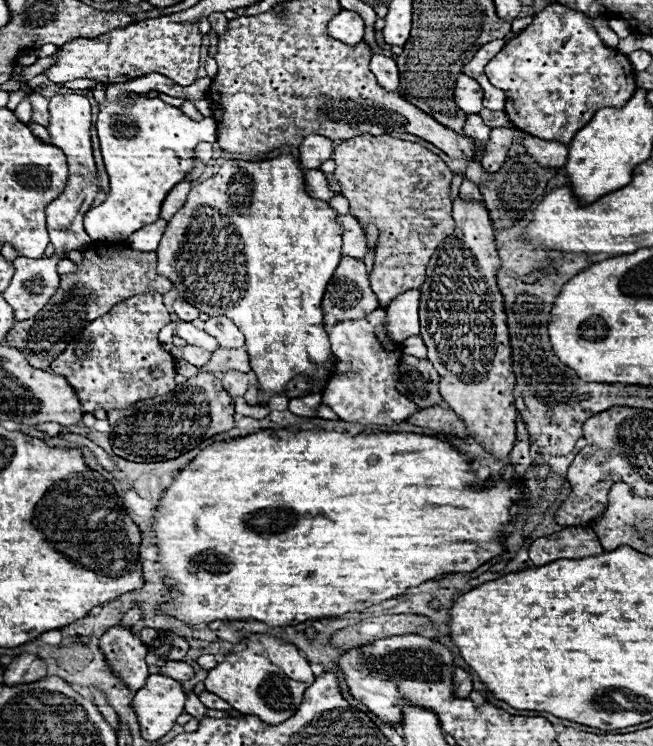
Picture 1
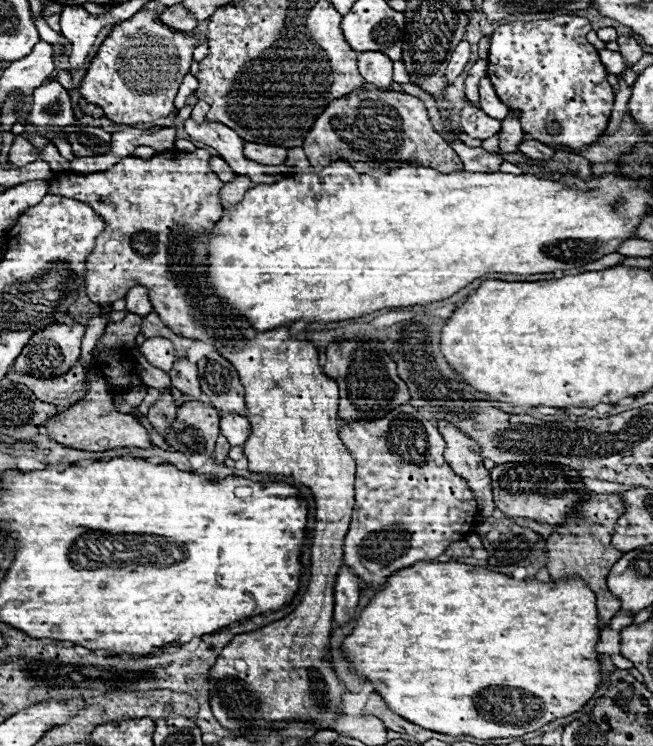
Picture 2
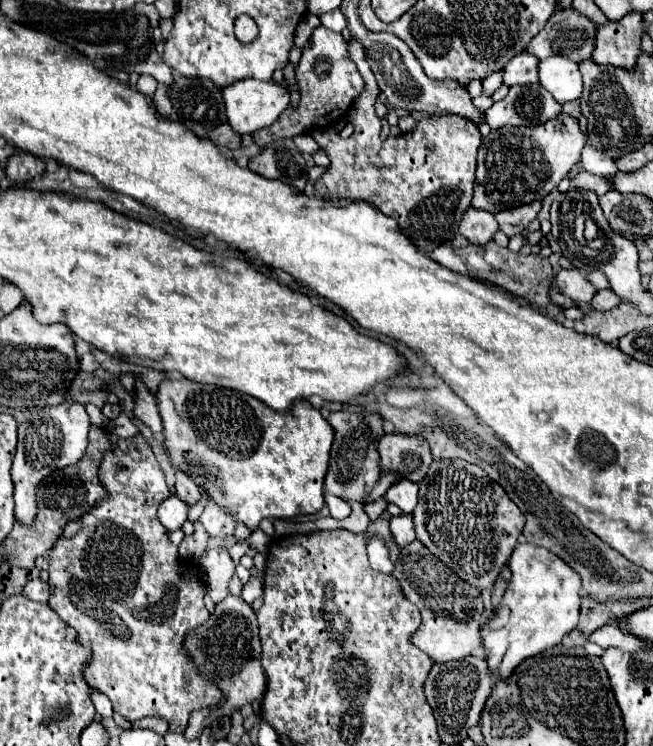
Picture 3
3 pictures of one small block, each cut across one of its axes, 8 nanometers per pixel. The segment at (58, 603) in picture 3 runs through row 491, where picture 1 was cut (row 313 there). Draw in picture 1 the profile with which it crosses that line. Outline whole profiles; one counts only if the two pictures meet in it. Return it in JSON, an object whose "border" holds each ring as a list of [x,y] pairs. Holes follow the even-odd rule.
{"border":[[[148,292],[132,296],[114,306],[106,316],[90,322],[82,336],[68,344],[68,348],[50,364],[50,372],[64,376],[76,390],[82,410],[126,410],[138,400],[162,396],[174,390],[176,366],[170,352],[158,342],[158,332],[170,322],[170,314],[162,304],[162,294]],[[160,368],[162,376],[154,378],[152,370]]]}

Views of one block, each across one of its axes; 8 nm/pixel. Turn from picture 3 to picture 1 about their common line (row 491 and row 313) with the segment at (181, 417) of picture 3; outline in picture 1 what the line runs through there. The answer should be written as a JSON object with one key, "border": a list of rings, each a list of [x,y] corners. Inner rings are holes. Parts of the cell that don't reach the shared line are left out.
{"border":[[[276,156],[272,160],[264,160],[264,162],[242,162],[242,160],[228,160],[222,164],[220,172],[214,174],[212,178],[196,184],[190,190],[190,196],[186,200],[186,204],[174,214],[174,218],[168,222],[166,232],[160,240],[158,246],[158,274],[166,276],[174,288],[180,292],[180,296],[184,300],[190,300],[190,304],[194,304],[194,308],[198,308],[200,312],[208,314],[208,316],[228,316],[230,320],[234,320],[234,324],[238,324],[240,332],[246,336],[246,352],[250,358],[250,366],[252,372],[258,378],[258,396],[260,396],[260,404],[266,404],[272,396],[282,396],[286,392],[286,384],[290,380],[294,380],[296,376],[310,376],[312,386],[310,392],[320,392],[320,388],[324,386],[324,382],[328,380],[330,372],[324,366],[330,358],[330,342],[328,342],[328,334],[324,330],[324,322],[322,322],[322,296],[326,292],[326,284],[330,280],[330,276],[334,274],[334,268],[340,264],[342,252],[342,226],[336,224],[336,216],[338,212],[334,212],[326,202],[320,202],[316,198],[310,198],[304,190],[304,172],[300,162],[294,156]]]}

